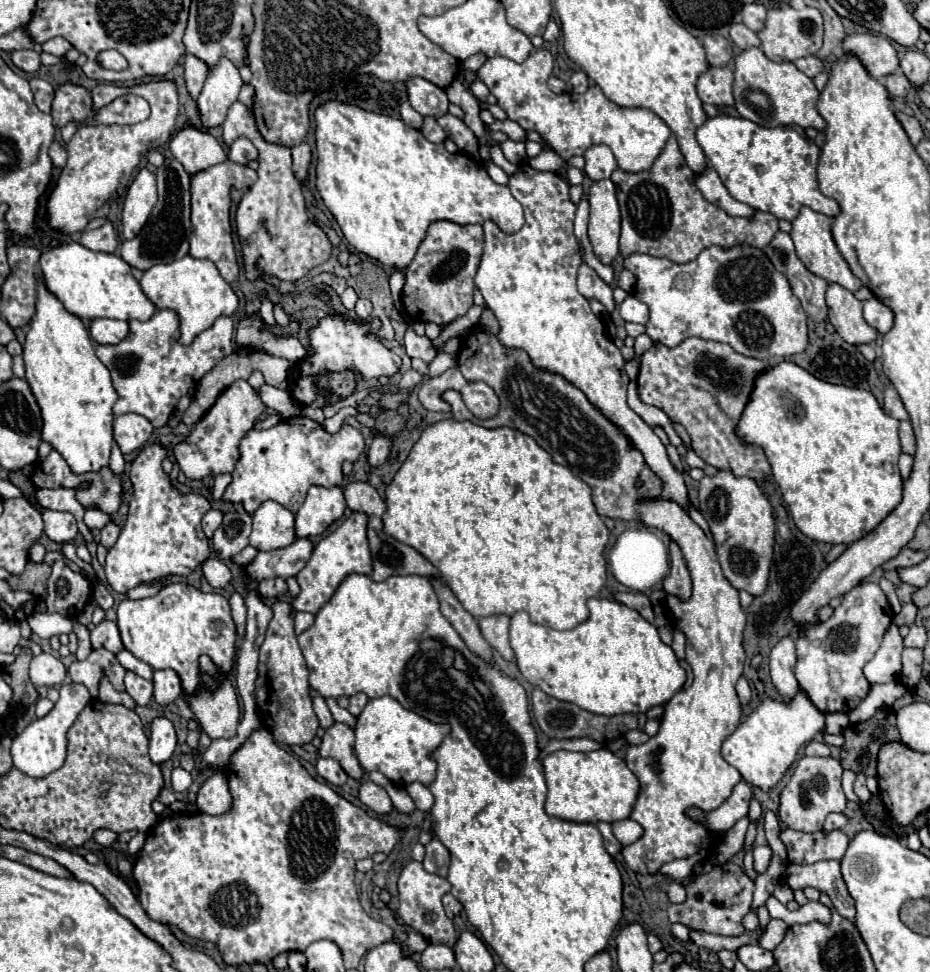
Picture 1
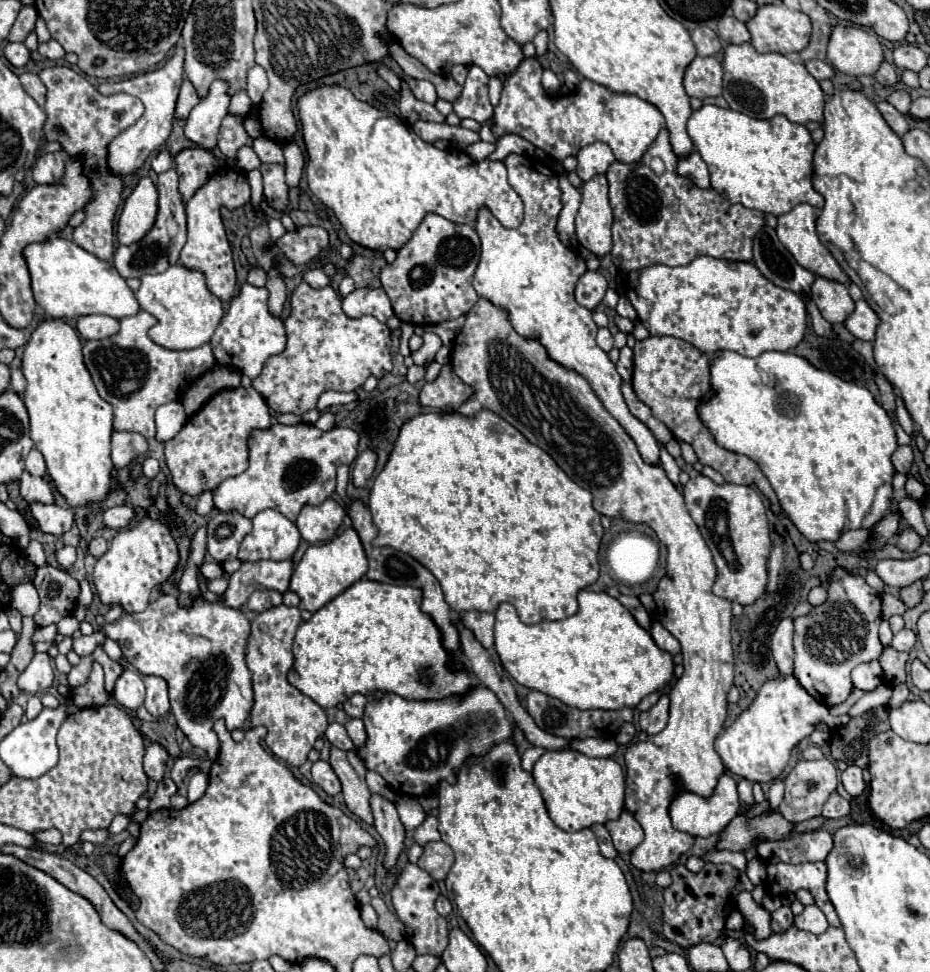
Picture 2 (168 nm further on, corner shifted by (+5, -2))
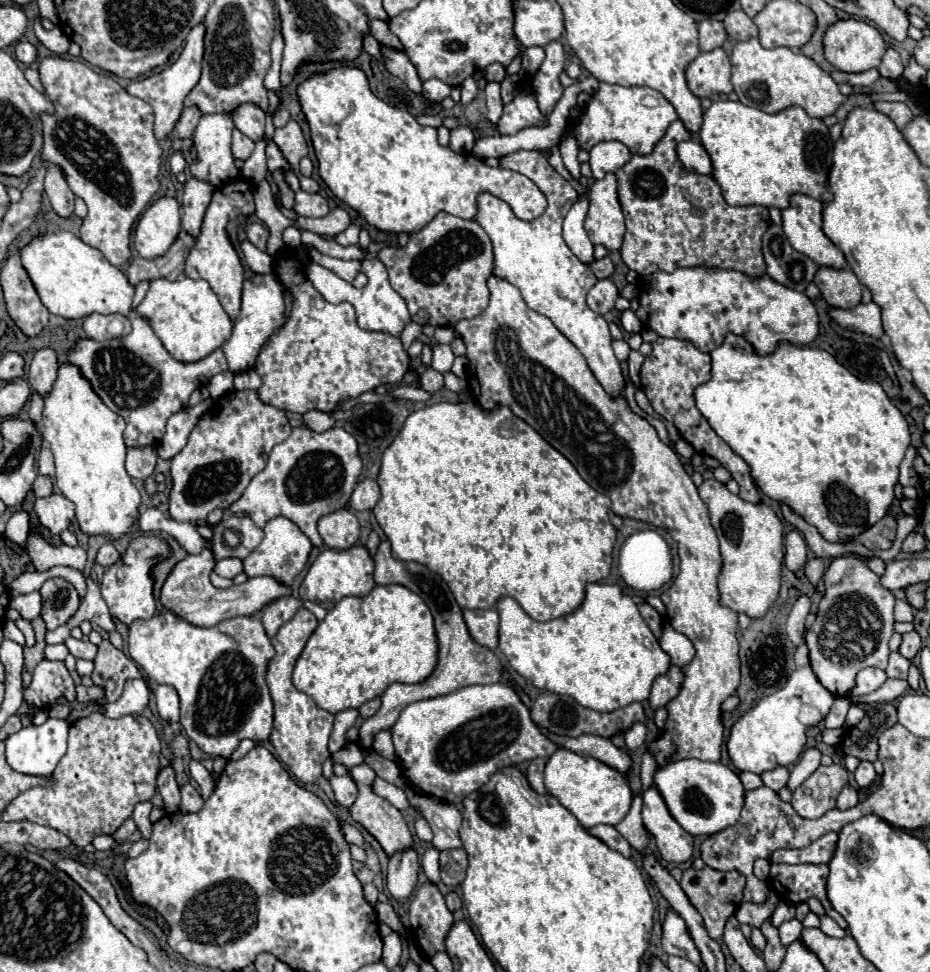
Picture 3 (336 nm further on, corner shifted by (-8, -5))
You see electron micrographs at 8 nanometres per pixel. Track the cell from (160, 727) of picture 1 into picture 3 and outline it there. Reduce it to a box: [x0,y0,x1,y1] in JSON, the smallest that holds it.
[158,768,180,814]

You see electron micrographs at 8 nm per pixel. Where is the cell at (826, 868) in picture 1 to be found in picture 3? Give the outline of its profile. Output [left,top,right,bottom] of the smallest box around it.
[770,864,846,930]

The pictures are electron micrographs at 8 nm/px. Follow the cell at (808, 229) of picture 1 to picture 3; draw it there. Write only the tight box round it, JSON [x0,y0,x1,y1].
[782,194,846,268]

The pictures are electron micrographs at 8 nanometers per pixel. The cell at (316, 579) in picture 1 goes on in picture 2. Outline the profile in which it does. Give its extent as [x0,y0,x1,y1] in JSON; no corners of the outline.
[289,527,367,613]

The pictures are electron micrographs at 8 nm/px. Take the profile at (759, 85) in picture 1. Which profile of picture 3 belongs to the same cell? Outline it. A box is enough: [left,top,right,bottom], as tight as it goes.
[730,38,846,118]

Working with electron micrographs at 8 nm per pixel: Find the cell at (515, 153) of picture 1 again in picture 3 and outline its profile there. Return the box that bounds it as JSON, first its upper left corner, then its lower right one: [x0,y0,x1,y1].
[486,82,502,124]

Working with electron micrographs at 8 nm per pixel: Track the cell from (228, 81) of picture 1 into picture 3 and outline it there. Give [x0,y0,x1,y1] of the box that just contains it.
[190,114,238,188]

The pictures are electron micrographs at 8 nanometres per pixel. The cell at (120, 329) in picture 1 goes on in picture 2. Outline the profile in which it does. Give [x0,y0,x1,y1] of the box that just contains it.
[77,315,119,339]

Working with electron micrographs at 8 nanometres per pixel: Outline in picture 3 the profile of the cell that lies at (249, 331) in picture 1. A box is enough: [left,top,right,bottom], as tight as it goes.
[222,274,284,372]

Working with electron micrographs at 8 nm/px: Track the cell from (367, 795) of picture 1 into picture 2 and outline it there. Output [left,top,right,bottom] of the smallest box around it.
[369,795,405,867]

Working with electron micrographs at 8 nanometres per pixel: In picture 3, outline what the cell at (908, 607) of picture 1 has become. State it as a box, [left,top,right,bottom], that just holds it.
[894,600,914,622]

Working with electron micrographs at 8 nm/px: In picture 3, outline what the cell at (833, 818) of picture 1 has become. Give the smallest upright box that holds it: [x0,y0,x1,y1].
[838,784,858,810]

